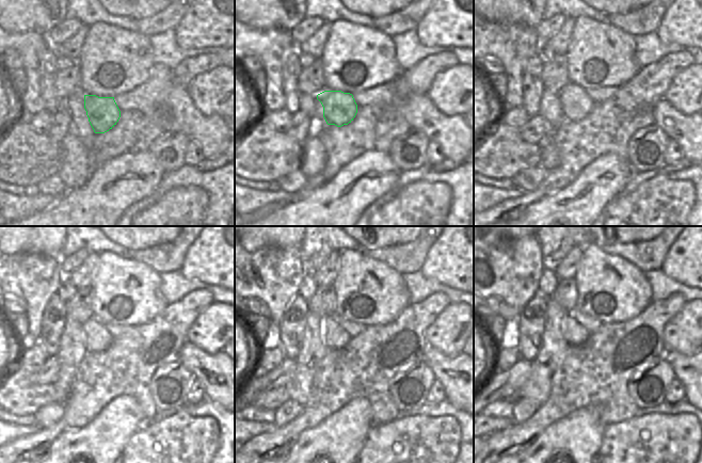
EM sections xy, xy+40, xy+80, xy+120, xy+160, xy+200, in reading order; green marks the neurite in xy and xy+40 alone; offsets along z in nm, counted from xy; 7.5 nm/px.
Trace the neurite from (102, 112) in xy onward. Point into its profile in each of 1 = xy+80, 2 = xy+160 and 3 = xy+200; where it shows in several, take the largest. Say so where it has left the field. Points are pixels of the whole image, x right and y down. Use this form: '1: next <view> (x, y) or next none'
1: next xy+80 (576, 104)
2: next xy+160 (334, 337)
3: next xy+200 (575, 334)

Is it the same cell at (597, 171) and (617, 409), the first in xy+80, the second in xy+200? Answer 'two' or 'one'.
two

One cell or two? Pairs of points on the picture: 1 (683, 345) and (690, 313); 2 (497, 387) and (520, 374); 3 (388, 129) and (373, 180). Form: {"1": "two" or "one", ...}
{"1": "one", "2": "one", "3": "two"}

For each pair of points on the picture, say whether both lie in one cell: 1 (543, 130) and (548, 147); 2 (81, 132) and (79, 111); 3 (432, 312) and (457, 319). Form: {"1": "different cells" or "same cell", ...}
{"1": "different cells", "2": "same cell", "3": "different cells"}

